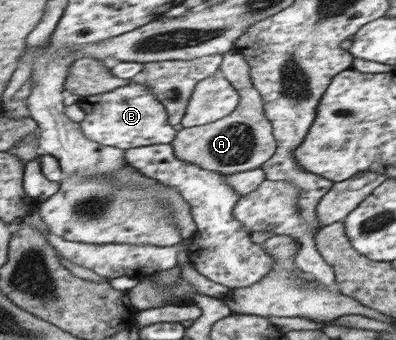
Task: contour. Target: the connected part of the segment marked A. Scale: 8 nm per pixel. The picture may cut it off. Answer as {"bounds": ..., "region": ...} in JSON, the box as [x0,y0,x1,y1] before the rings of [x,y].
{"bounds":[172,51,277,175],"region":[[[236,51],[224,56],[222,71],[236,85],[242,96],[240,107],[227,118],[205,126],[181,129],[172,142],[181,160],[203,166],[206,170],[227,175],[258,170],[276,154],[277,141],[272,121],[266,115],[265,98],[252,78],[252,67],[246,57]]]}

